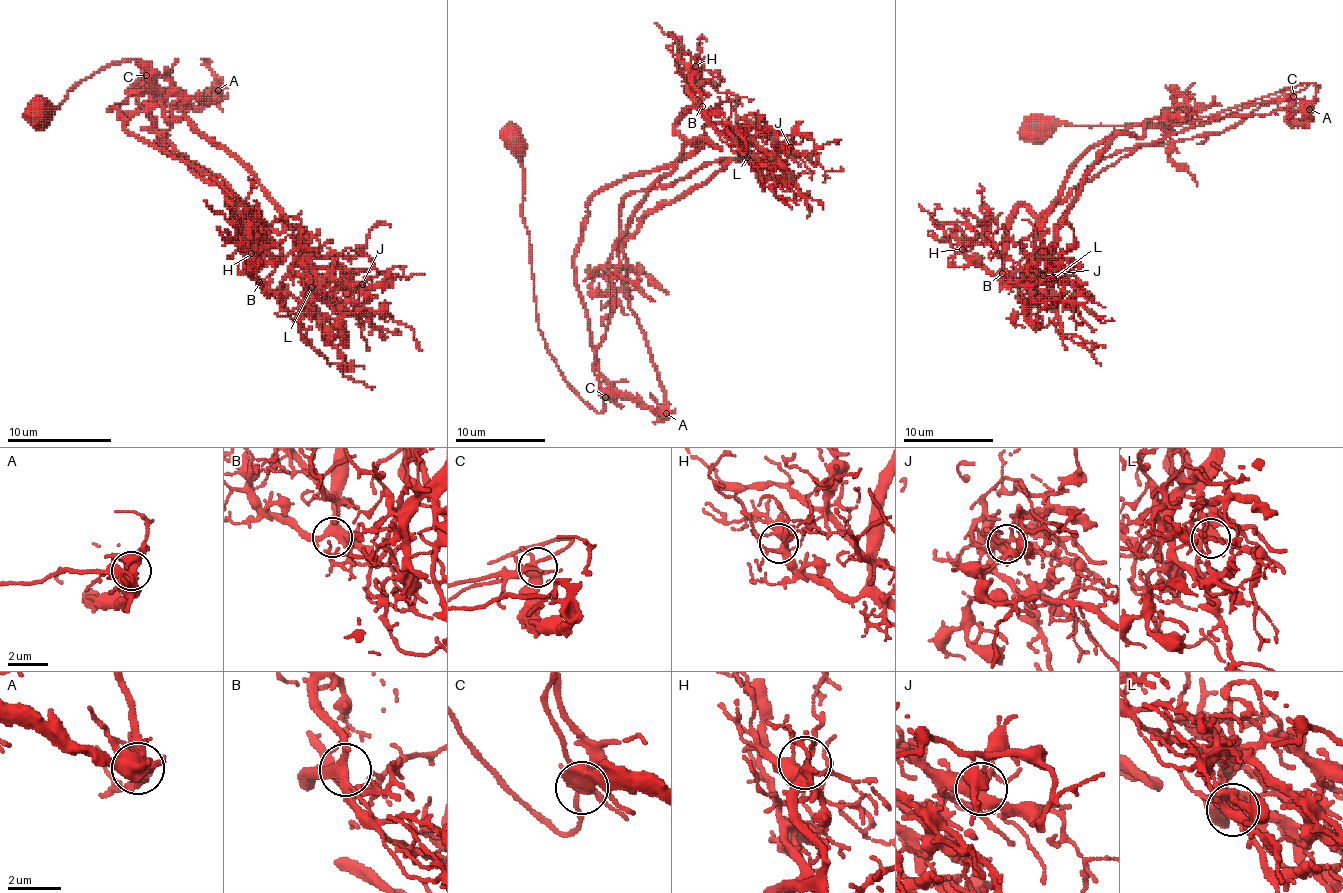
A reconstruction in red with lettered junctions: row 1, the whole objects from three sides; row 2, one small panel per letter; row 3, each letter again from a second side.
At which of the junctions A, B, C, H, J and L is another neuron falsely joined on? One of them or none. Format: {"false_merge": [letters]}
{"false_merge": ["A"]}

